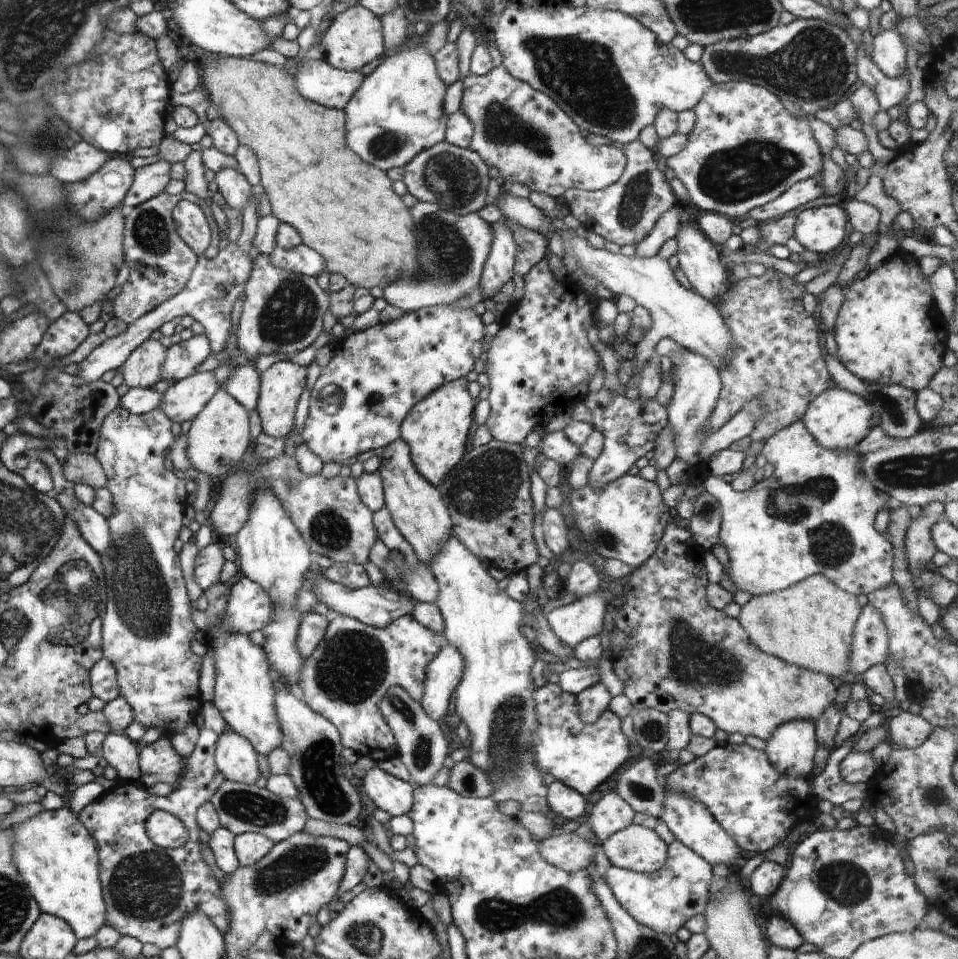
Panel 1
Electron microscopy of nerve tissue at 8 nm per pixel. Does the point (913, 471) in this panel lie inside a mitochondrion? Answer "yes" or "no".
yes

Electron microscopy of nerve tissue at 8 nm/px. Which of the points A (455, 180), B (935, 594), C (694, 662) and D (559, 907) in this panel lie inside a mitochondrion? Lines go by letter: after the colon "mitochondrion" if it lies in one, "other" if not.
A: mitochondrion
B: other
C: mitochondrion
D: mitochondrion

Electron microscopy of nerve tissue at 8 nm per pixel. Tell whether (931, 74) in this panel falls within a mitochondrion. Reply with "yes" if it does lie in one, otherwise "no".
no

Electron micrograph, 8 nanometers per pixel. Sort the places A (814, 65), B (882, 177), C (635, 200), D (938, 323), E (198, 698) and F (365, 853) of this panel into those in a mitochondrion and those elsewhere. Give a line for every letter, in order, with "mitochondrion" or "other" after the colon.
A: mitochondrion
B: other
C: mitochondrion
D: other
E: other
F: other

